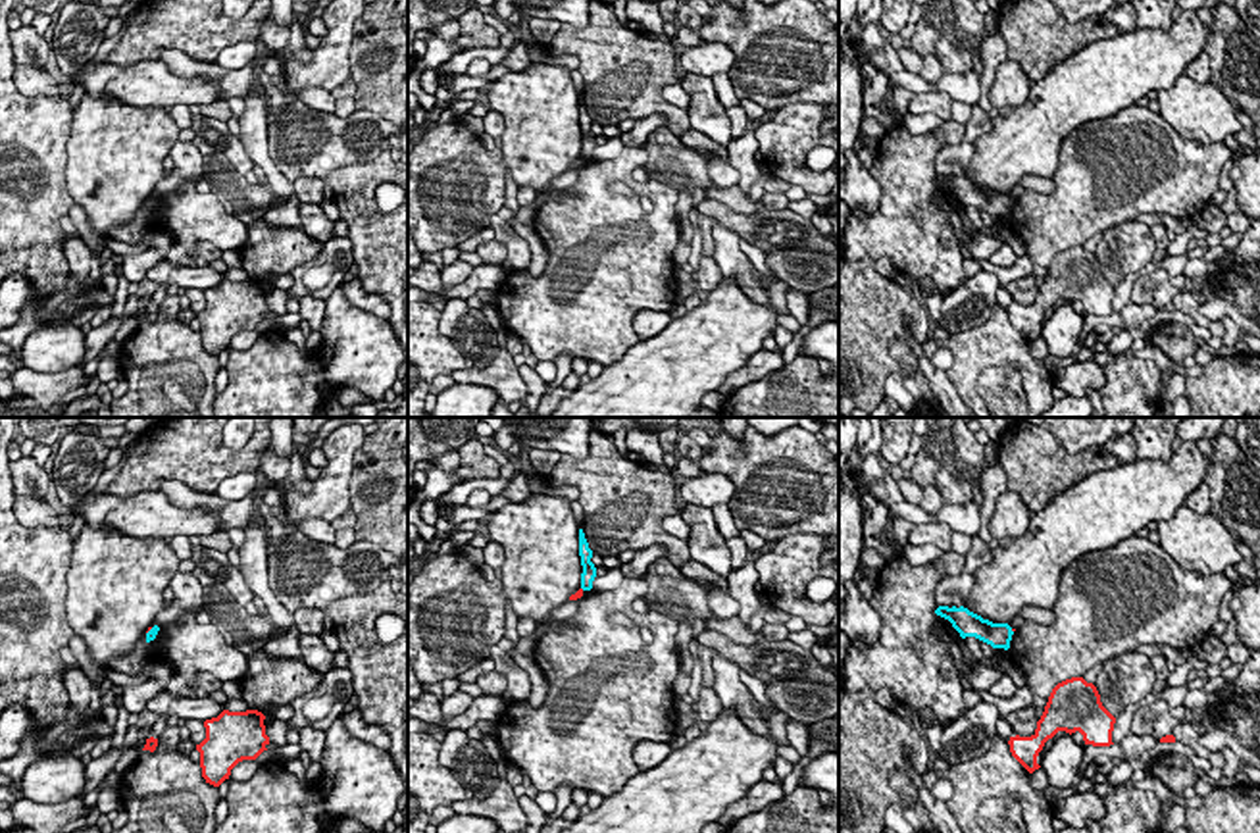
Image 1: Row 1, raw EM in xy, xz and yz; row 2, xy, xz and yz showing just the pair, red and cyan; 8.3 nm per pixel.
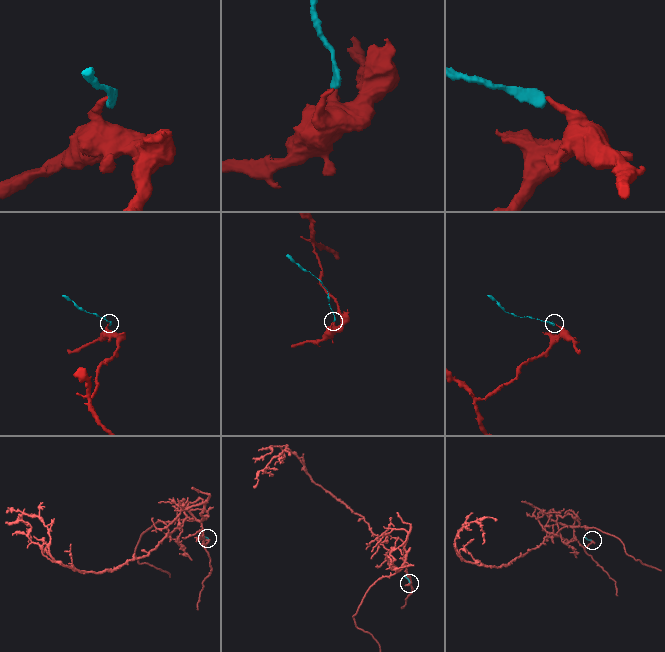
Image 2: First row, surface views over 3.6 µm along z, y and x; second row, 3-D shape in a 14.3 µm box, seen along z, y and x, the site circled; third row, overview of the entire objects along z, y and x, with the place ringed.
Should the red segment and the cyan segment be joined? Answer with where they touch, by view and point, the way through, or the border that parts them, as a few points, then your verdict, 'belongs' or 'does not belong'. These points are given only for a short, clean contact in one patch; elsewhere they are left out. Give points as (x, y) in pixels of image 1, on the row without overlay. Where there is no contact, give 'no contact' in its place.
xy (149, 199) | along xy (152, 197), (147, 202) | does not belong

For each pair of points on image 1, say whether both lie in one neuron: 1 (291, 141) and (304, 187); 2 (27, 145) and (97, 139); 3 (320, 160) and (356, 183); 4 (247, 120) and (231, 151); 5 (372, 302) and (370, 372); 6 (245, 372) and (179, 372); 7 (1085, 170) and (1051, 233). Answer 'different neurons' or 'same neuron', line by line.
1: different neurons
2: different neurons
3: different neurons
4: different neurons
5: different neurons
6: different neurons
7: same neuron

